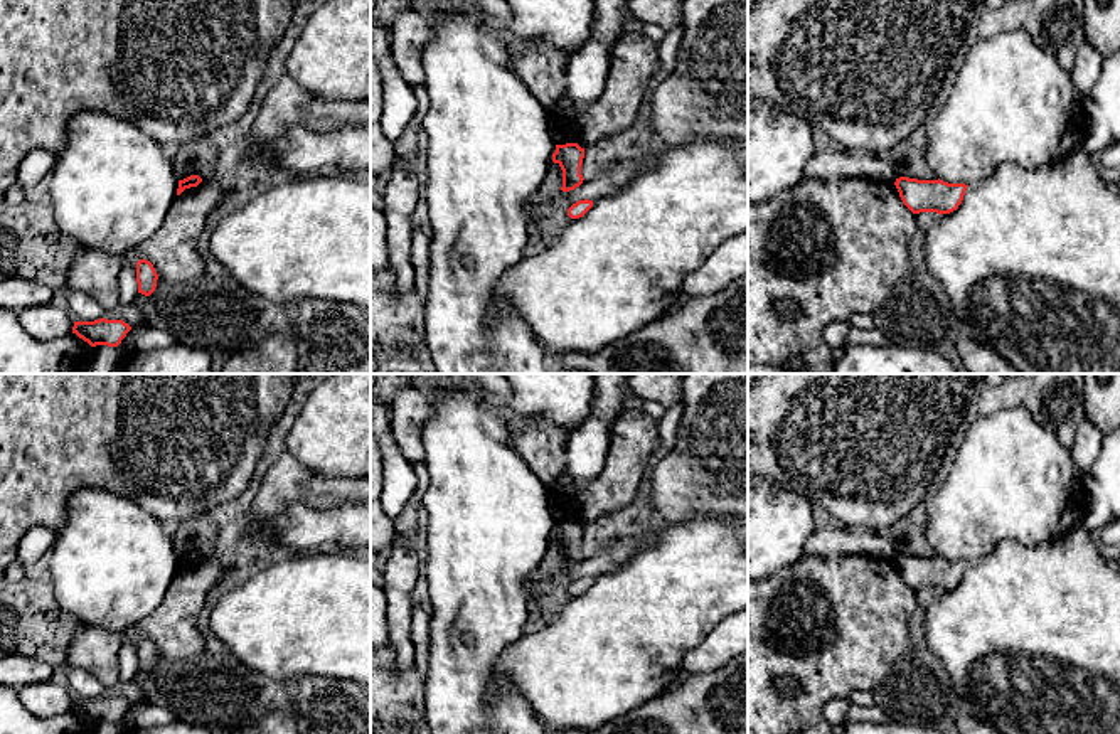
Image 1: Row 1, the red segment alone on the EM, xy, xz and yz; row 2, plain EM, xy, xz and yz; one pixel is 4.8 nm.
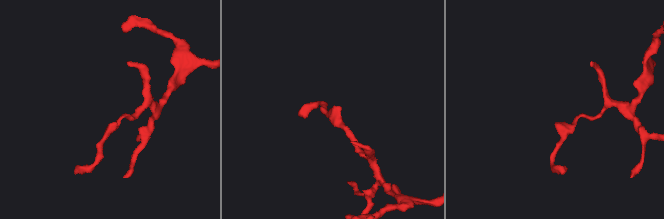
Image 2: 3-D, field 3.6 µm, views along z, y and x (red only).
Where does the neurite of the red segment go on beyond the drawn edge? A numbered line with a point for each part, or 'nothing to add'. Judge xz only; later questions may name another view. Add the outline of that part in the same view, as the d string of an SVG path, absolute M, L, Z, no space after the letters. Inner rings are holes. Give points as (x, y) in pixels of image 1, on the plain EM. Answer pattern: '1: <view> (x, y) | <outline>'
nothing to add

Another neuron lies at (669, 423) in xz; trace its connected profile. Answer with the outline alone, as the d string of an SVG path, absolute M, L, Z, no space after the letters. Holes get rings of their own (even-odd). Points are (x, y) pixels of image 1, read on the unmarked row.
M675 402L670 407L667 407L664 416L659 419L659 436L662 439L662 444L669 449L672 449L677 441L682 414L684 414L684 404Z

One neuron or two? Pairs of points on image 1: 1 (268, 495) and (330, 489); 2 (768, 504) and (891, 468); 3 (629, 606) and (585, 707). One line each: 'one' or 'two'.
1: one
2: two
3: one

